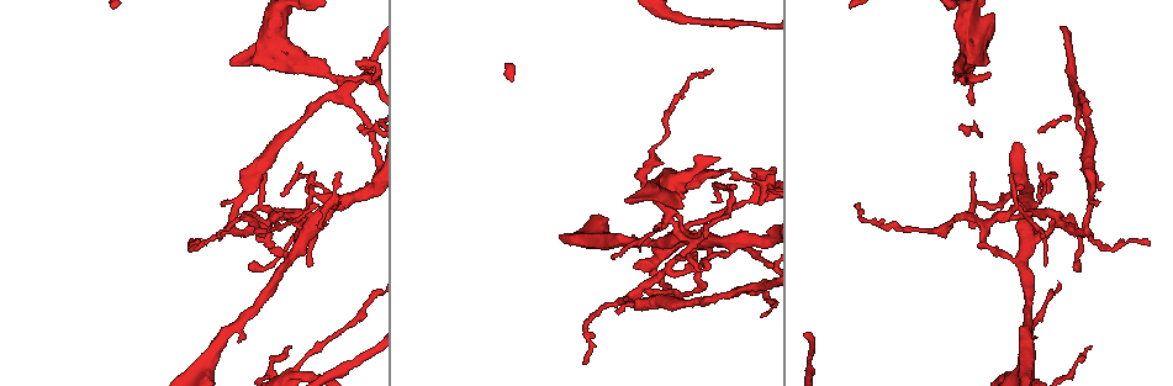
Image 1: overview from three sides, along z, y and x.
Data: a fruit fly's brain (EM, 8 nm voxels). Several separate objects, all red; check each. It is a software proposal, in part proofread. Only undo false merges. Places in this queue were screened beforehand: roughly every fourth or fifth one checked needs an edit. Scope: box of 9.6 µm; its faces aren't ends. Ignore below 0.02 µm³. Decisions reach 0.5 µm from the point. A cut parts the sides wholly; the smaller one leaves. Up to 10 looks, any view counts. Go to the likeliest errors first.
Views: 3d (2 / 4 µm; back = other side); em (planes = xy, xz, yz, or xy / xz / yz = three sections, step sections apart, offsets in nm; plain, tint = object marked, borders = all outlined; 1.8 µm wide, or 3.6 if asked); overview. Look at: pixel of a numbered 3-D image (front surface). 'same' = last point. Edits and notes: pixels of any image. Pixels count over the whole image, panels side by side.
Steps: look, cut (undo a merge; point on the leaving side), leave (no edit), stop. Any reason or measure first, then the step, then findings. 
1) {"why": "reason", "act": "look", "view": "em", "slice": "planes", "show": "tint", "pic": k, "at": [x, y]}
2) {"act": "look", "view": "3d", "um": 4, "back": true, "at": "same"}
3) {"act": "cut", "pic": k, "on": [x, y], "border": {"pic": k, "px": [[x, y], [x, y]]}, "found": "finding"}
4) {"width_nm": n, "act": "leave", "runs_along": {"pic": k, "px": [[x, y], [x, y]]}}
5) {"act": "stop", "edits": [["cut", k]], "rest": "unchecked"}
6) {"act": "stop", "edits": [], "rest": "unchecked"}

{"why": "abrupt turn", "act": "look", "view": "em", "slice": "planes", "show": "tint", "pic": 1, "at": [629, 300]}

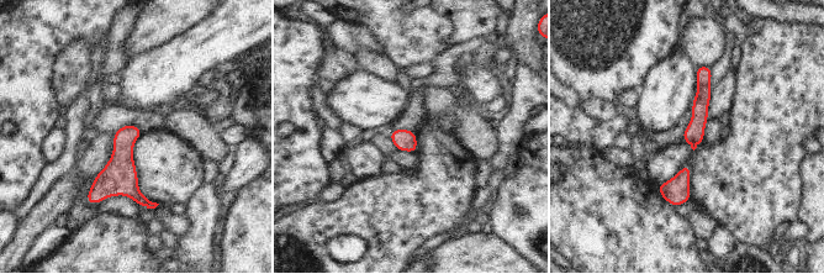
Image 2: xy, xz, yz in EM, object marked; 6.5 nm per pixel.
{"width_nm": 140, "act": "leave", "runs_along": {"pic": 2, "px": [[708, 69], [693, 145]]}, "found": "all the same neuron"}

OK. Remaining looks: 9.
{"why": "abrupt turn", "act": "look", "view": "3d", "um": 2, "pic": 1, "at": [969, 66]}

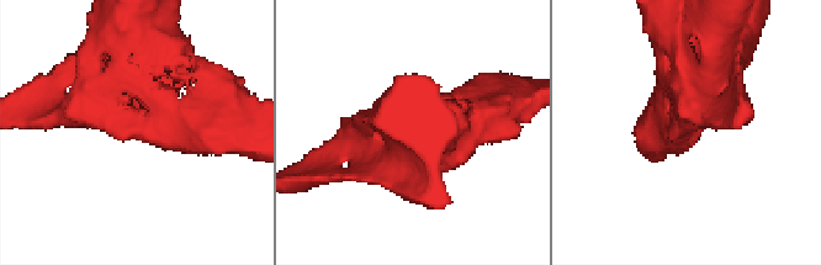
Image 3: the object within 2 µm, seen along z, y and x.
{"act": "look", "view": "em", "slice": "xy", "step": 4, "show": "tint", "pic": 3, "at": [152, 120]}

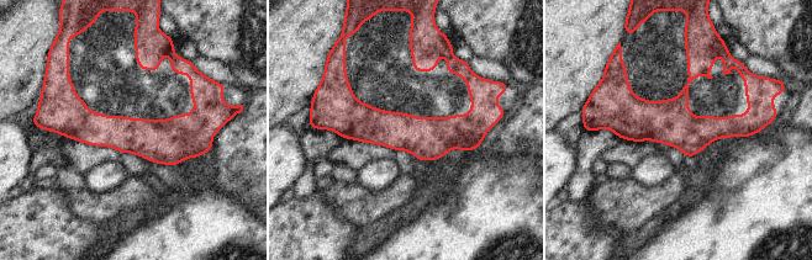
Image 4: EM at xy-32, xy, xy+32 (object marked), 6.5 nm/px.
{"why": "cut it another way", "act": "look", "view": "em", "slice": "planes", "show": "tint", "at": "same"}

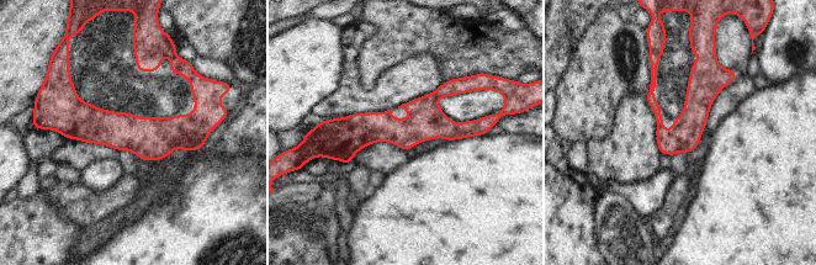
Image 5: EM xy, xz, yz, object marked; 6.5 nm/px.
{"width_nm": 200, "act": "leave", "runs_along": {"pic": 5, "px": [[56, 122], [136, 134], [204, 134]]}, "found": "one neuron here"}

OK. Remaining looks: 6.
{"why": "three arms meet", "act": "look", "view": "em", "slice": "xz", "step": 16, "show": "tint", "pic": 1, "at": [342, 94]}

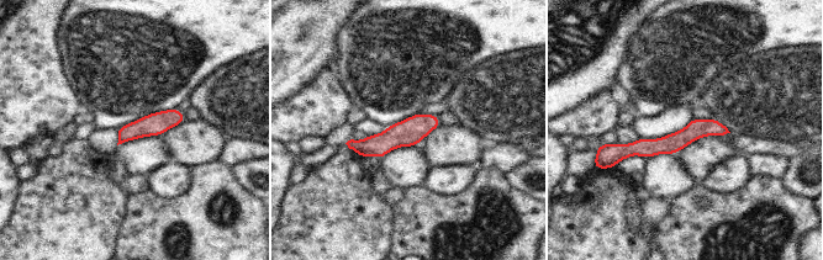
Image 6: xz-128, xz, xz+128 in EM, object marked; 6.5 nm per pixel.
{"why": "cut it another way", "act": "look", "view": "em", "slice": "planes", "show": "tint", "at": "same"}

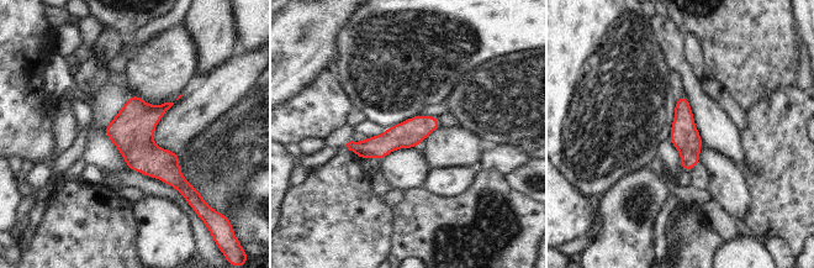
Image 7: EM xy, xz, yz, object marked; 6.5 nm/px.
{"act": "leave", "found": "all the same neuron"}

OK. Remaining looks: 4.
{"why": "sharp bend", "act": "look", "view": "em", "slice": "xz", "step": 8, "show": "tint", "pic": 1, "at": [640, 181]}

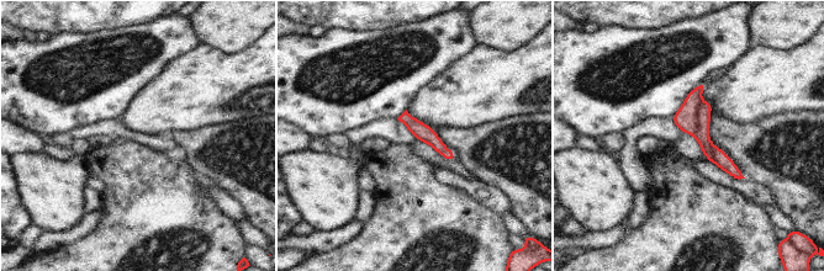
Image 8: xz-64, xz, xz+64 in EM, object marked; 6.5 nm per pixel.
{"act": "cut", "pic": 8, "on": [685, 118], "part_leaving": {"pic": 8, "px": [[402, 118], [426, 133], [449, 155]]}, "found": "a second neuron is stuck on"}

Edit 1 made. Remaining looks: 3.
{"act": "stop", "edits": [["cut", 8]], "rest": "unchecked"}

